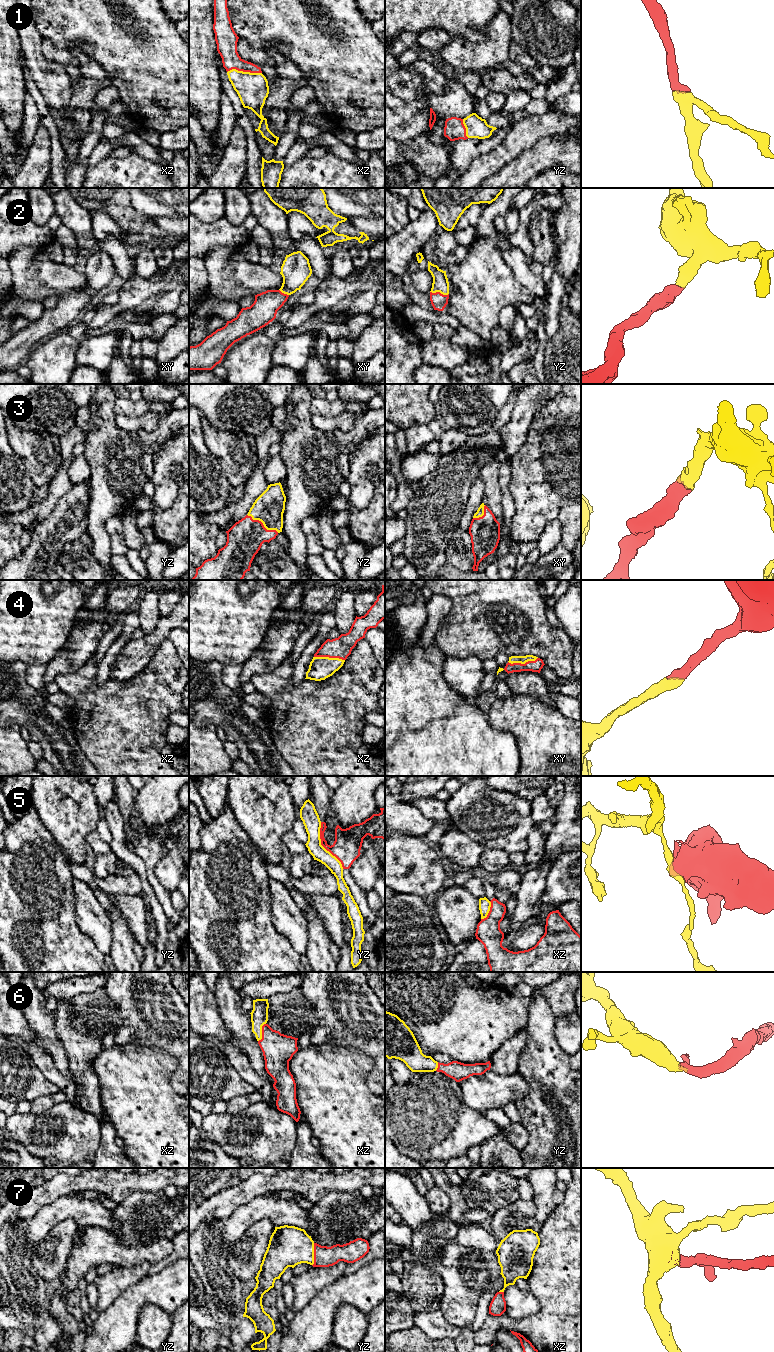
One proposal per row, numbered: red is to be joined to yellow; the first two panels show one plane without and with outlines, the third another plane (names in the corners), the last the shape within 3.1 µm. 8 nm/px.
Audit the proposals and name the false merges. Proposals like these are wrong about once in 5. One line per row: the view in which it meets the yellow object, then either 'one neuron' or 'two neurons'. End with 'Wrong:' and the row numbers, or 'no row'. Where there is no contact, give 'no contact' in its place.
1: xz | one neuron
2: yz | one neuron
3: yz | one neuron
4: xz | one neuron
5: yz | two neurons
6: xz | one neuron
7: yz | one neuron
Wrong: 5

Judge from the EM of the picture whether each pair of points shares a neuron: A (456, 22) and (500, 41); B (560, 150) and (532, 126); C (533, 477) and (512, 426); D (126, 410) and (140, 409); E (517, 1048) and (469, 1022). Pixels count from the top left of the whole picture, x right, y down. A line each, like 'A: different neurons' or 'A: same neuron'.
A: different neurons
B: different neurons
C: different neurons
D: same neuron
E: different neurons

